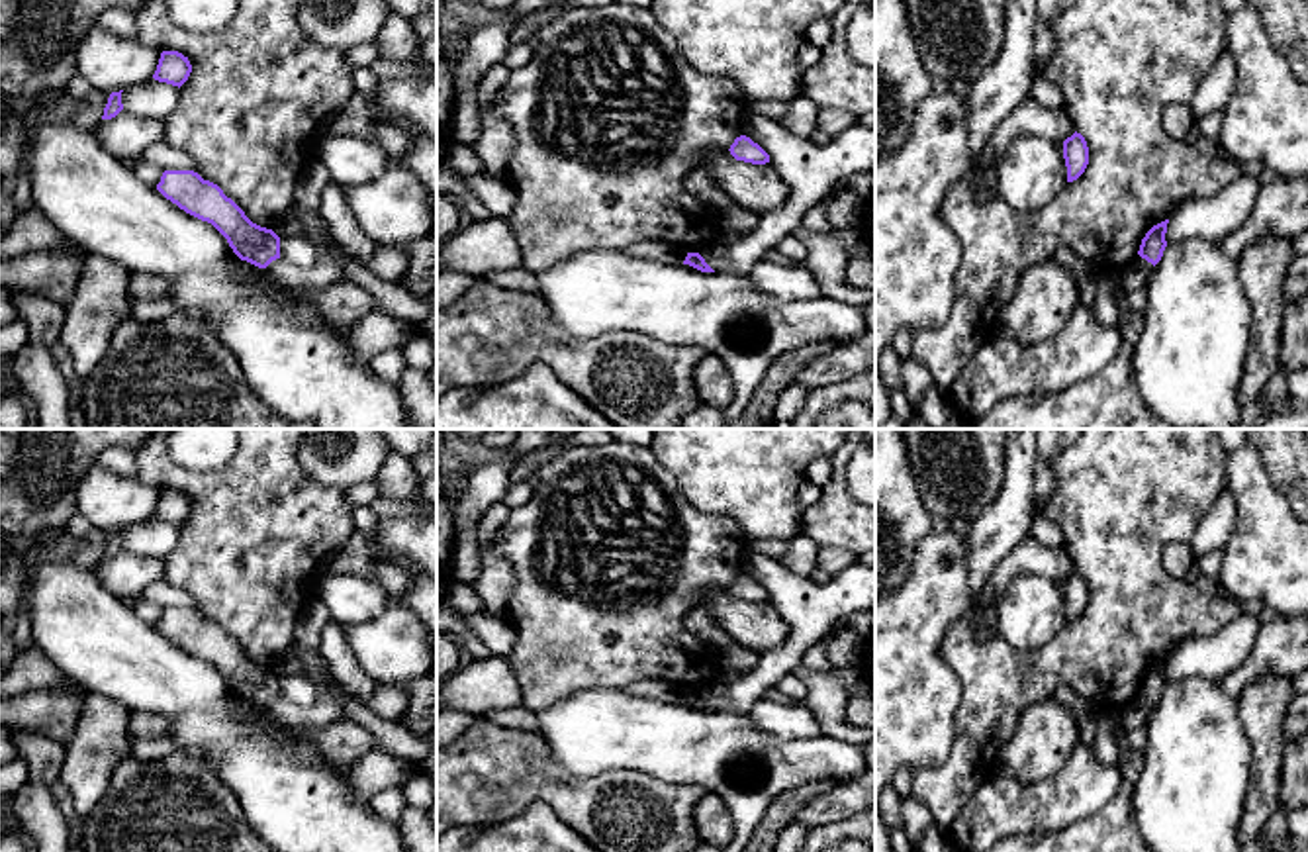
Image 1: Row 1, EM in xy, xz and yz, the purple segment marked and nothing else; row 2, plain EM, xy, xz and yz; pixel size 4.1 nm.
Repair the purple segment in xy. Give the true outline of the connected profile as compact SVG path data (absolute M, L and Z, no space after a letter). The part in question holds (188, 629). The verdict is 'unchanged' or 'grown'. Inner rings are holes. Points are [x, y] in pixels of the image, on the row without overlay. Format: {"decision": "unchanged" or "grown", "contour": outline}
{"decision": "unchanged", "contour": "M164 609L157 629L186 652L211 662L241 699L266 707L280 697L280 676L253 662L217 623L198 611Z"}

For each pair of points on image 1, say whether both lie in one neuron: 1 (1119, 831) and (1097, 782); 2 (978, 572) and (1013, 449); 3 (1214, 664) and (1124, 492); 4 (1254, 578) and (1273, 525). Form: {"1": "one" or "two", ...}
{"1": "two", "2": "one", "3": "two", "4": "one"}

